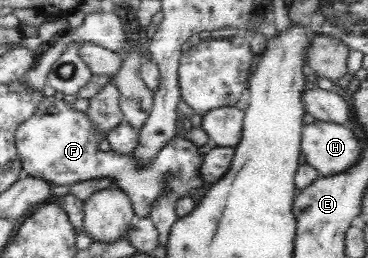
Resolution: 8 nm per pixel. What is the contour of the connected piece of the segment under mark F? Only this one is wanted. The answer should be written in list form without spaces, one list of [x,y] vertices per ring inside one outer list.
[[[44,96],[38,111],[19,126],[18,151],[22,155],[23,169],[31,177],[44,179],[55,186],[109,178],[111,186],[129,195],[137,219],[148,217],[151,202],[161,193],[175,193],[177,197],[194,199],[200,195],[200,189],[207,186],[199,177],[199,165],[203,161],[203,155],[197,151],[199,147],[181,135],[173,136],[145,166],[141,166],[135,156],[119,157],[111,152],[99,151],[101,137],[95,133],[85,112],[77,111],[73,104],[57,97]]]

